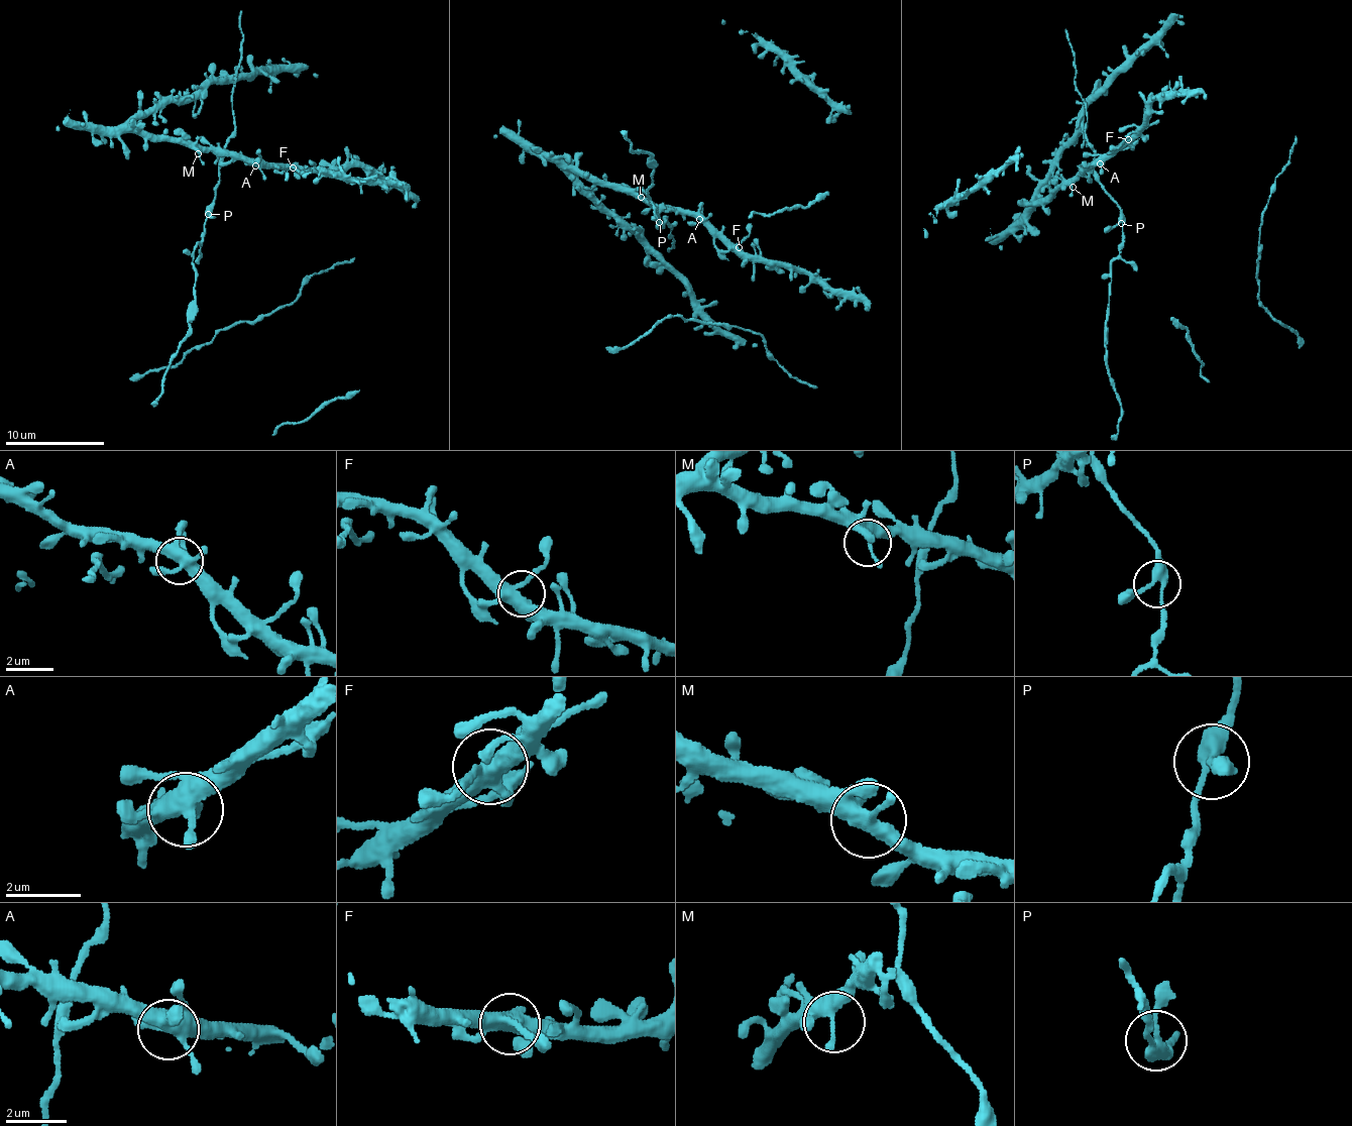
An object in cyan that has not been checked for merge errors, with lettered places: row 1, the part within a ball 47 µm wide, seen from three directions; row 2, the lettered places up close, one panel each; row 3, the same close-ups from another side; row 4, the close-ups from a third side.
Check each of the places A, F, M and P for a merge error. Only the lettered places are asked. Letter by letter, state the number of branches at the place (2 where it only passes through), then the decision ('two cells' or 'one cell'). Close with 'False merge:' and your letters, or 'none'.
A: branches 6; one cell
F: branches 4; one cell
M: branches 3; one cell
P: branches 3; one cell
False merge: none

